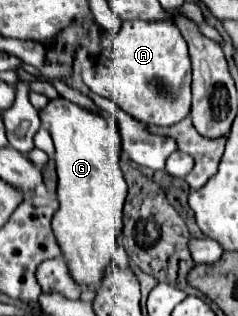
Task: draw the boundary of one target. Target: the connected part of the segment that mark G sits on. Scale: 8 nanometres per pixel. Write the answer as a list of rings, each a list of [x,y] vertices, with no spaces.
[[[64,98],[50,100],[38,116],[56,146],[60,206],[54,212],[52,230],[72,280],[96,292],[112,264],[112,246],[122,234],[122,206],[128,192],[120,172],[118,124],[114,118],[106,120]]]

